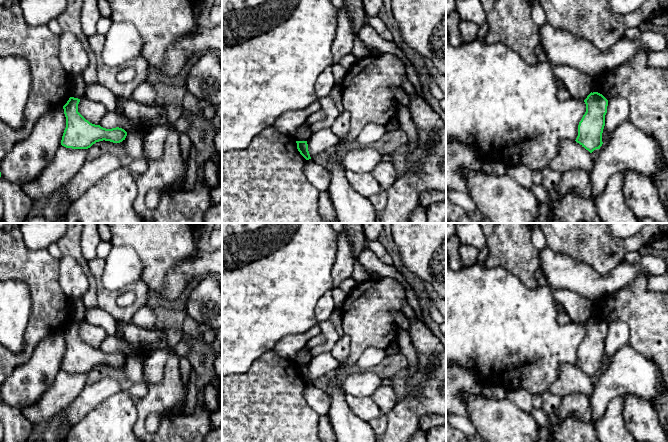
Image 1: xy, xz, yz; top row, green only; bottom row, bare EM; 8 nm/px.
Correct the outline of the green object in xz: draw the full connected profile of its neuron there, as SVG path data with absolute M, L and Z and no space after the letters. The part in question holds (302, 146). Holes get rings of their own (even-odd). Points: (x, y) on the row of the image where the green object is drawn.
M296 141L297 143L297 149L300 152L300 154L306 159L311 159L309 151L308 151L308 144L307 141Z

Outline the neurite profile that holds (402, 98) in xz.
M395 88L393 92L397 99L398 105L409 107L409 95L406 94L402 88Z

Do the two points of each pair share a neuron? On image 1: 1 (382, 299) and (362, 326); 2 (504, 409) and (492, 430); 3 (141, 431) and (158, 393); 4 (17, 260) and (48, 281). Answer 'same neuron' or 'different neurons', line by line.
1: same neuron
2: same neuron
3: same neuron
4: same neuron

